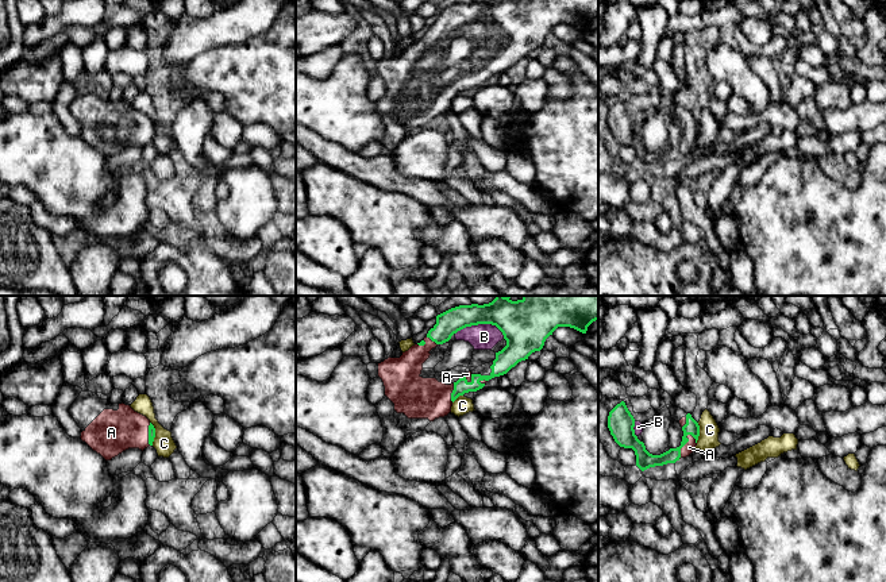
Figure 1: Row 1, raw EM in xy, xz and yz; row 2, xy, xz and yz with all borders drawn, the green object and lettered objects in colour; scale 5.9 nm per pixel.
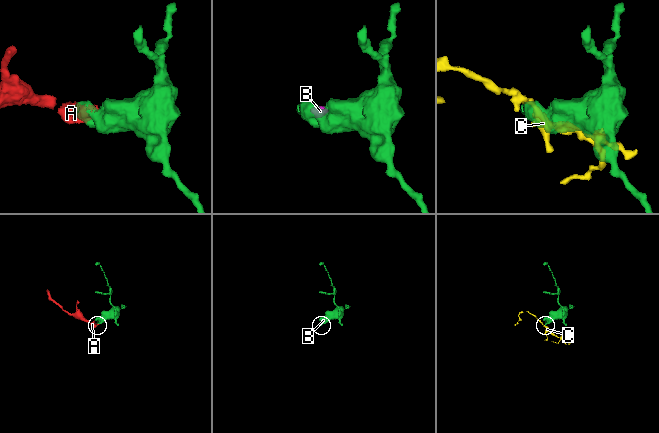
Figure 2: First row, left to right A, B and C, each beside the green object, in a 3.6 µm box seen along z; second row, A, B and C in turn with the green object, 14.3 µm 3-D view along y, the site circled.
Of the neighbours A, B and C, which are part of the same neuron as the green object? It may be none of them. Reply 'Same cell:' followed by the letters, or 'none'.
Same cell: A, B

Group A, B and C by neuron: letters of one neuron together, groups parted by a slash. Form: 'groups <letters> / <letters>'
groups A B / C

